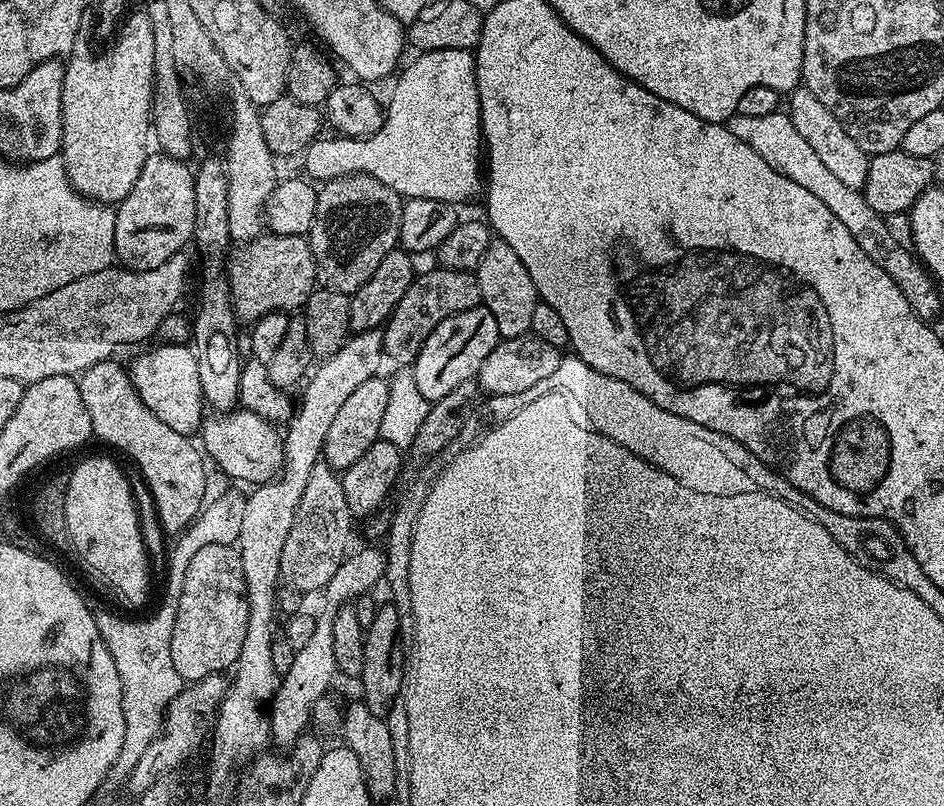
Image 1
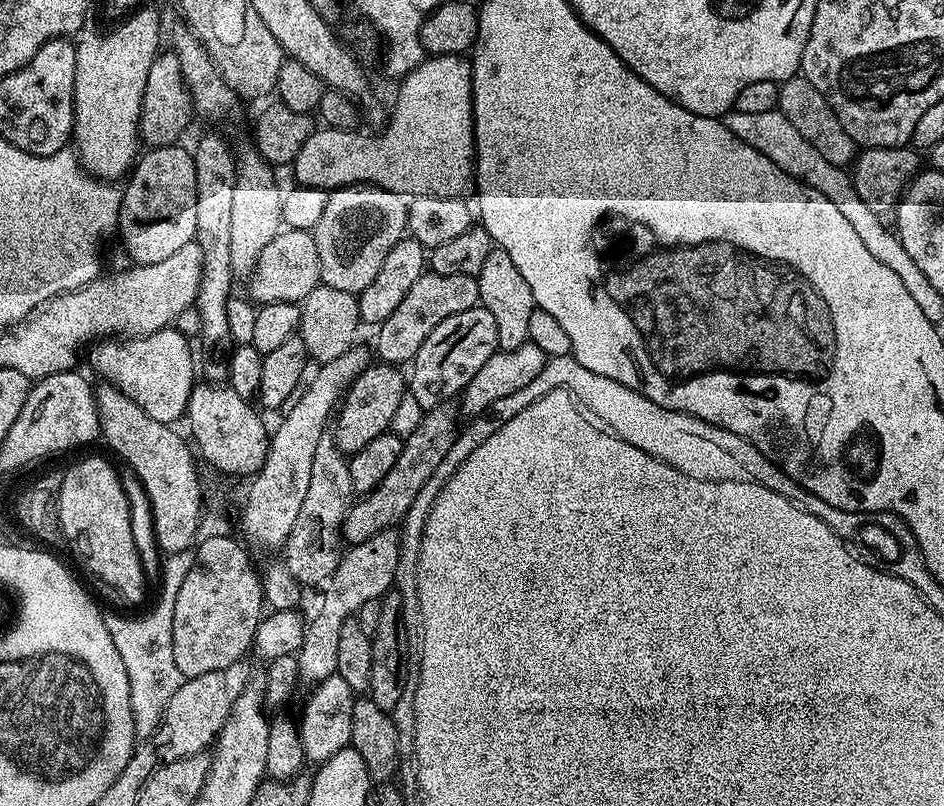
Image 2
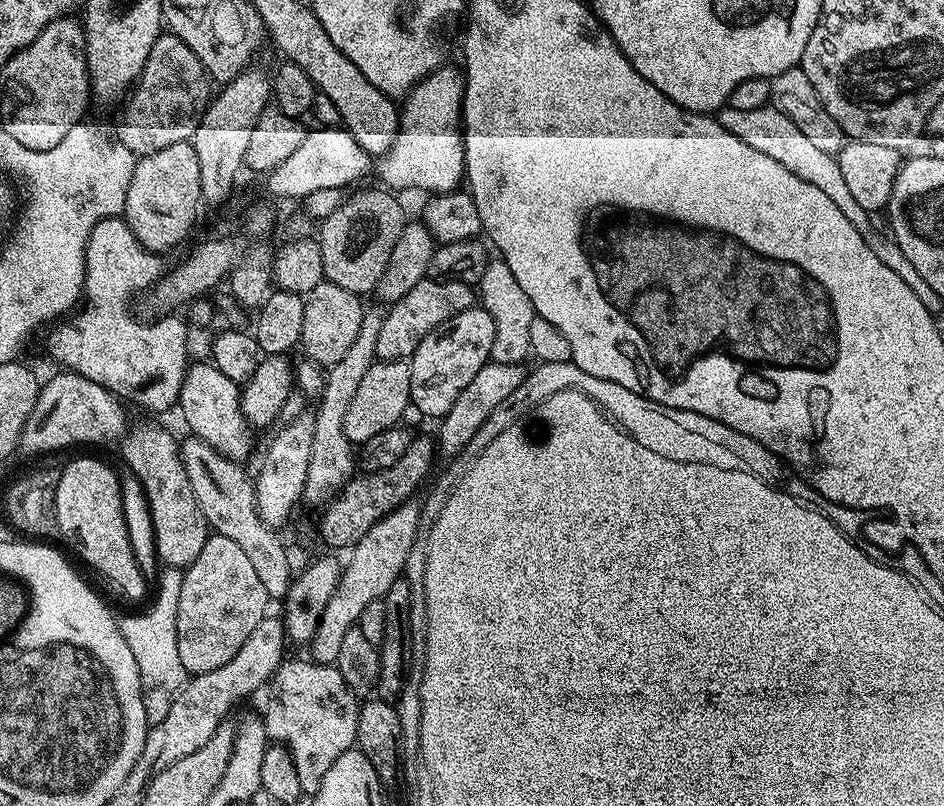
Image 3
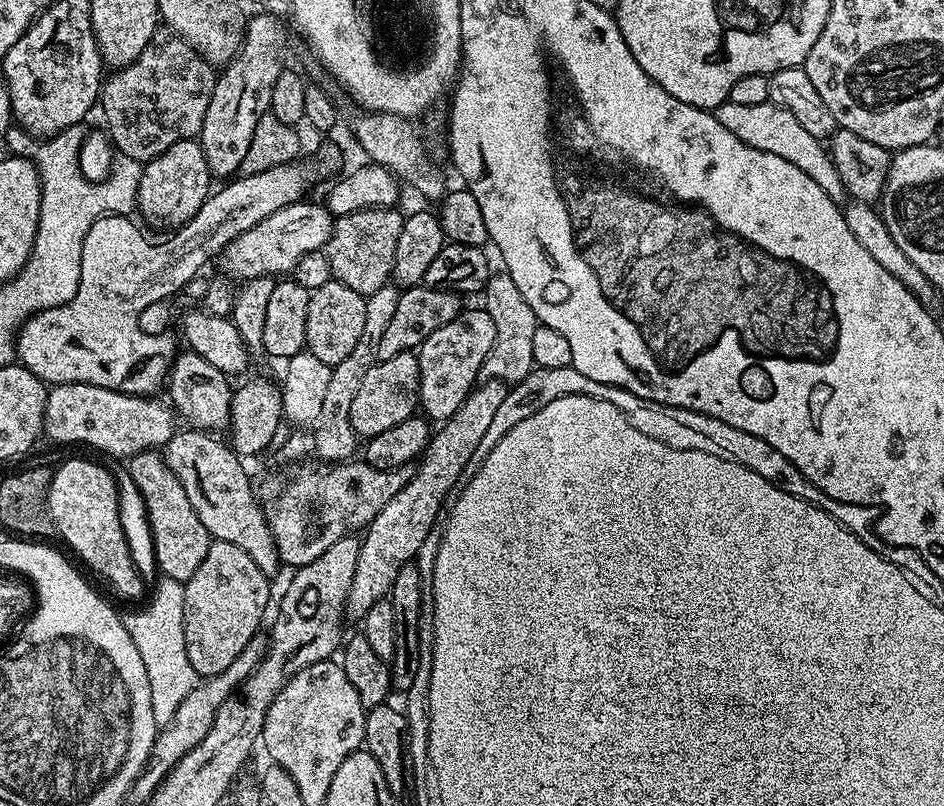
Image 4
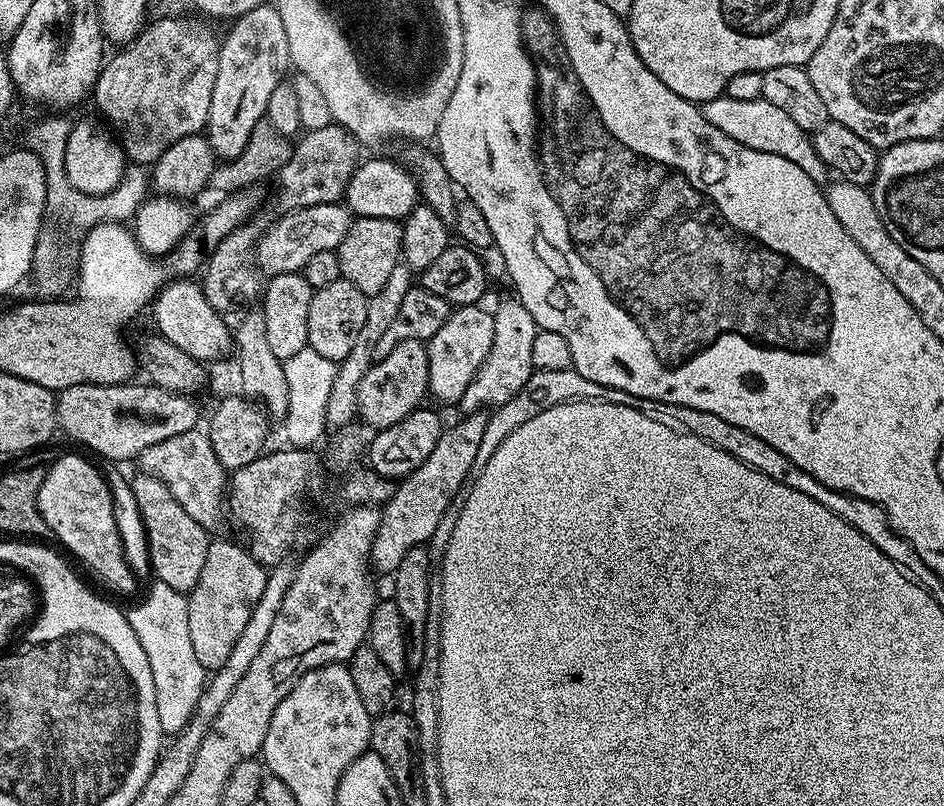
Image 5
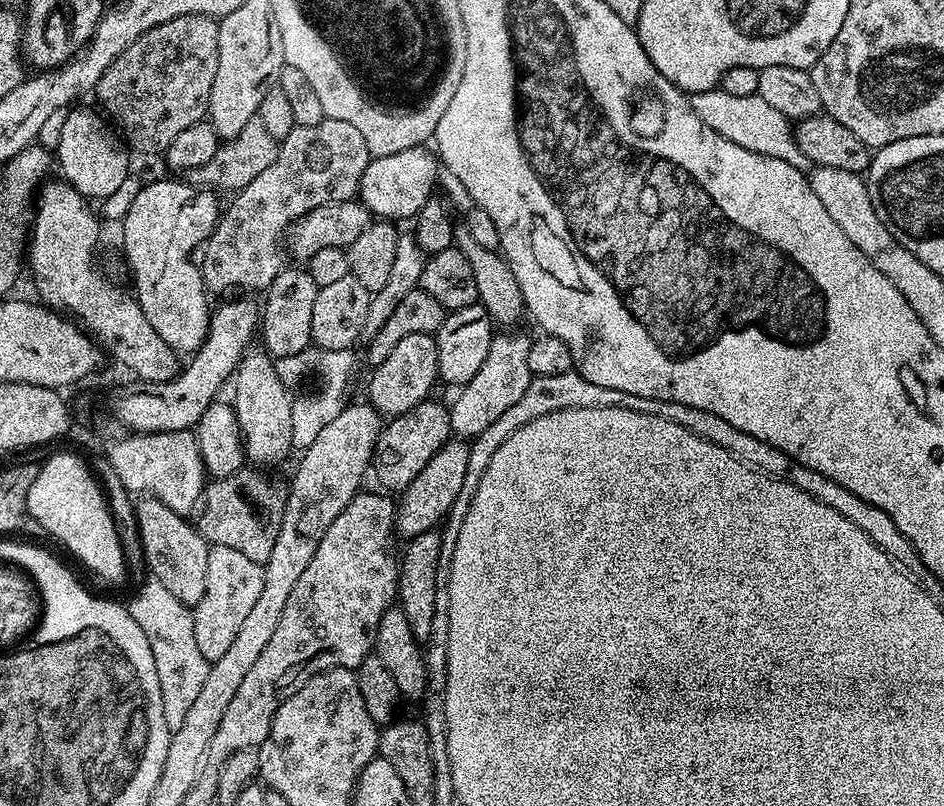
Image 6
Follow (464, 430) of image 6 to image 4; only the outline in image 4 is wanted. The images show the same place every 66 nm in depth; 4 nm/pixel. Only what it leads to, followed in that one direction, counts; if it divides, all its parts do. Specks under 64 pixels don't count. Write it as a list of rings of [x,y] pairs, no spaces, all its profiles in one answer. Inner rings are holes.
[[[503,270],[497,272],[497,276],[496,273],[489,275],[482,293],[482,307],[494,321],[495,338],[491,353],[487,355],[486,362],[481,368],[481,377],[513,384],[521,381],[535,367],[531,342],[538,321],[526,298],[522,298],[518,286],[514,286],[514,278],[510,278]]]

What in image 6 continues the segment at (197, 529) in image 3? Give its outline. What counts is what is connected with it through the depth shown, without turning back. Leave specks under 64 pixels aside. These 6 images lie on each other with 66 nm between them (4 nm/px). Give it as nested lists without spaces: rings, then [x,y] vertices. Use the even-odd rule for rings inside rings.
[[[144,496],[135,501],[137,530],[140,532],[141,550],[144,551],[144,564],[151,579],[162,582],[178,602],[195,606],[206,590],[206,558],[209,543],[188,524],[181,513],[170,510],[155,496]]]

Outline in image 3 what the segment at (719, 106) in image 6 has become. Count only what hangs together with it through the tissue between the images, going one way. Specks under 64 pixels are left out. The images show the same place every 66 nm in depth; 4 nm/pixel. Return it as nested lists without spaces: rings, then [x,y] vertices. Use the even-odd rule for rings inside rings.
[[[725,106],[720,109],[718,119],[723,128],[730,130],[730,134],[734,134],[734,138],[774,158],[774,162],[782,162],[786,170],[798,174],[798,178],[810,182],[810,186],[818,186],[818,190],[822,190],[822,194],[826,194],[826,198],[830,198],[830,202],[834,202],[834,206],[838,206],[838,210],[842,210],[842,214],[850,218],[850,222],[857,230],[865,234],[871,233],[872,224],[868,221],[871,220],[870,213],[862,210],[862,206],[858,206],[858,202],[850,195],[850,189],[846,187],[846,181],[842,179],[839,159],[826,154],[826,150],[812,145],[807,140],[806,134],[802,134],[802,130],[794,126],[789,116],[771,106],[758,110],[734,110]]]

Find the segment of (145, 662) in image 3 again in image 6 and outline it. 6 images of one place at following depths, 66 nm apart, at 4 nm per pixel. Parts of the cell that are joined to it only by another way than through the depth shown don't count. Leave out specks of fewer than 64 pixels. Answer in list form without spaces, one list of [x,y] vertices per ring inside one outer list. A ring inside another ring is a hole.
[[[151,578],[145,579],[132,596],[132,601],[127,601],[126,607],[129,614],[142,626],[142,634],[146,634],[146,642],[150,642],[150,650],[154,654],[154,670],[158,670],[158,686],[162,686],[162,714],[166,718],[166,726],[169,733],[178,730],[182,722],[186,719],[186,714],[190,711],[190,706],[196,701],[196,697],[202,691],[202,682],[206,682],[209,661],[202,658],[202,653],[198,651],[198,642],[194,638],[194,618],[192,608],[187,604],[178,602],[162,582]]]

